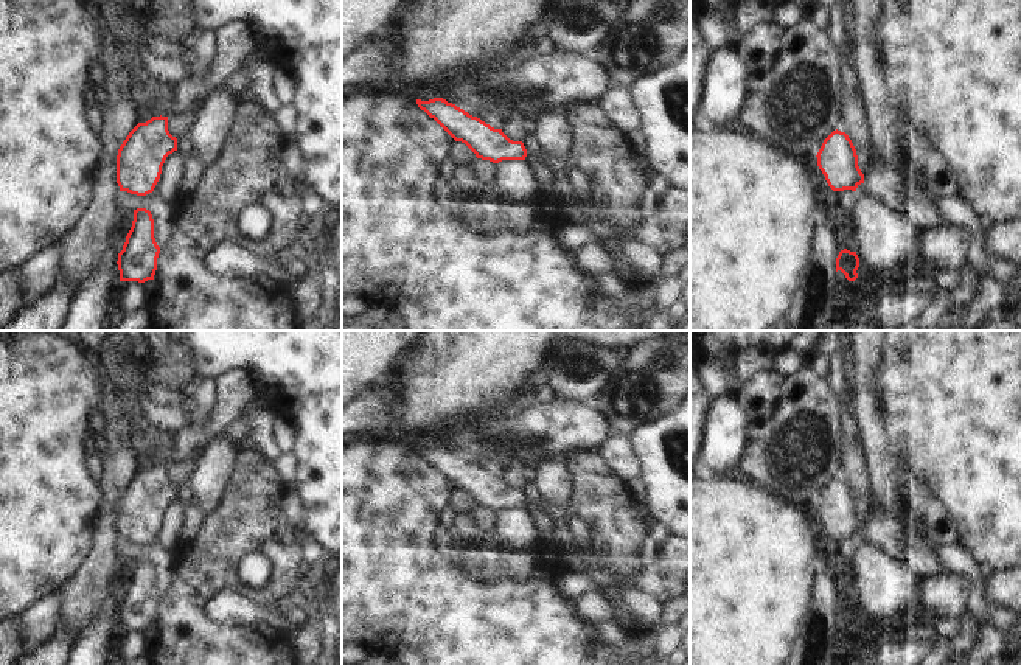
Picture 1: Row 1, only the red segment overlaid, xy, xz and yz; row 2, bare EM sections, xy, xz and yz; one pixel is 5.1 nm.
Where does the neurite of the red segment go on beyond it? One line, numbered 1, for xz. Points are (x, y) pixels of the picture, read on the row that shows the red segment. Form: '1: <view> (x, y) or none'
1: none

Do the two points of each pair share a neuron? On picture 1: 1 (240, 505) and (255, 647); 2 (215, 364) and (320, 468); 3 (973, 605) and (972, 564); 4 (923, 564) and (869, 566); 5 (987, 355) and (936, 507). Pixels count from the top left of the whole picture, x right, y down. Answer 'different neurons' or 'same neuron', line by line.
1: same neuron
2: same neuron
3: same neuron
4: different neurons
5: different neurons

